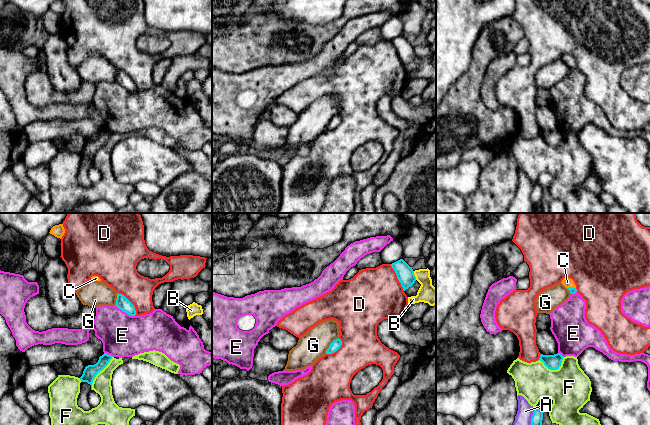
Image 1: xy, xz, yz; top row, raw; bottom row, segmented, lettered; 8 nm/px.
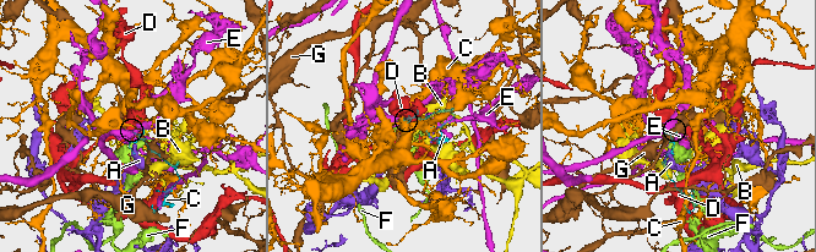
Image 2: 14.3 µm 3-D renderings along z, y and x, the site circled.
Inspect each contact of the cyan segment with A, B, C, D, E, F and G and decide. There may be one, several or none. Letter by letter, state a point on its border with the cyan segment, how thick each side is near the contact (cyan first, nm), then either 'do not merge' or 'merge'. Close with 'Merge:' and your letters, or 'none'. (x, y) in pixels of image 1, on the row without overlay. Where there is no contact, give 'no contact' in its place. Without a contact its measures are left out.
A: contact yz (531, 198); calibres 100 and 220 nm; do not merge
B: contact xz (414, 51); calibres 140 and 160 nm; do not merge
C: contact yz (571, 64); calibres 50 and 80 nm; merge
D: contact xz (397, 53); calibres 140 and 440 nm; do not merge
E: contact xy (125, 88); calibres 100 and 340 nm; do not merge
F: contact xy (98, 148); calibres 110 and 160 nm; do not merge
G: contact xz (330, 121); calibres 80 and 220 nm; do not merge
Merge: C

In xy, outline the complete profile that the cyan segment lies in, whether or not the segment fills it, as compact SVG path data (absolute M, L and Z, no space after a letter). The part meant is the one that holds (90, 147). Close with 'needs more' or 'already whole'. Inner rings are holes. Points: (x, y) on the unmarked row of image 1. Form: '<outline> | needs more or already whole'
M104 129L99 133L99 136L96 140L86 142L82 152L80 153L81 158L87 158L88 160L90 160L92 166L92 159L94 154L108 141L112 133L113 132Z | already whole

